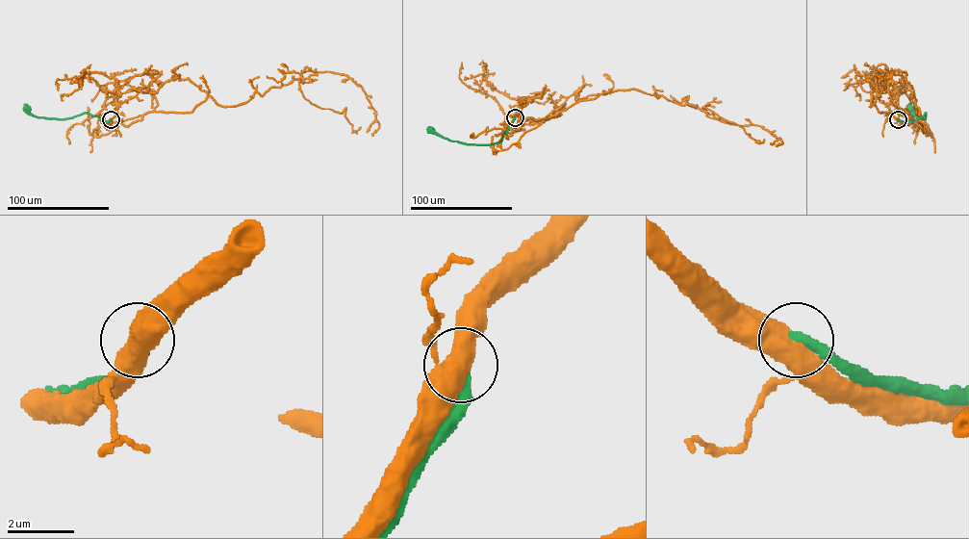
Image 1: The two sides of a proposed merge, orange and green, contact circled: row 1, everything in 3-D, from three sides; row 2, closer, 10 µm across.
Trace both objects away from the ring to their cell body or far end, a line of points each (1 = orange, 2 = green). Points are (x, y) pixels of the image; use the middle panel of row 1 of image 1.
1: (515, 117), (510, 129), (601, 93), (635, 89), (691, 104), (725, 122), (759, 125), (779, 139), (776, 145)
2: (515, 117), (502, 140), (489, 144), (450, 141), (430, 129)

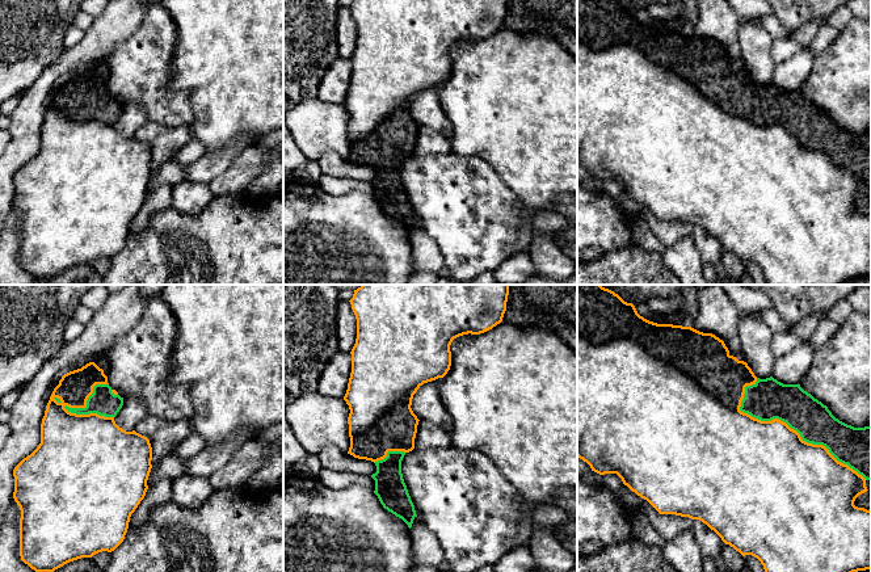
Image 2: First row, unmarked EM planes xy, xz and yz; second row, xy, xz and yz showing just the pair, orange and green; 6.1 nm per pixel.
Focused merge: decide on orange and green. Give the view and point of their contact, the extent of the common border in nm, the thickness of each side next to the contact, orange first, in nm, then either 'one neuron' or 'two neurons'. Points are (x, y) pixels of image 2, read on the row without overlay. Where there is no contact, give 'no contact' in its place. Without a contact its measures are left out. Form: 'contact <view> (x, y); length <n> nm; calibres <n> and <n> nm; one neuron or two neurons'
contact yz (792, 135); length 950 nm; calibres 500 and 240 nm; one neuron

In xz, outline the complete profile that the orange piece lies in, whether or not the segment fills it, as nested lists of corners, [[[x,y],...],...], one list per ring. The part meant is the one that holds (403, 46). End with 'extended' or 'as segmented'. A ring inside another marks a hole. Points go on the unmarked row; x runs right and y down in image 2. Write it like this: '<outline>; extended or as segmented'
[[[353,0],[353,4],[349,7],[357,25],[357,45],[350,58],[352,79],[346,100],[344,102],[344,106],[350,115],[348,123],[350,153],[348,160],[353,161],[354,164],[366,165],[375,169],[376,178],[371,181],[371,184],[375,186],[374,199],[378,202],[383,214],[395,220],[396,223],[401,224],[409,235],[412,234],[413,226],[417,223],[417,220],[403,185],[401,167],[407,159],[415,155],[415,144],[420,127],[411,114],[413,101],[424,89],[443,84],[447,80],[451,72],[450,51],[454,45],[468,39],[484,39],[502,28],[504,20],[506,17],[508,1],[509,0]]]; extended

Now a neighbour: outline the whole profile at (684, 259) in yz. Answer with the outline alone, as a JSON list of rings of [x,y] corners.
[[[691,236],[666,247],[662,256],[665,265],[679,278],[681,285],[715,285],[703,276],[703,258]]]

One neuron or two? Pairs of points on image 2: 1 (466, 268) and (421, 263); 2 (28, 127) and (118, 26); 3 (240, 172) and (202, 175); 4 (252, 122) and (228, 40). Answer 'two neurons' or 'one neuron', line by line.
1: two neurons
2: one neuron
3: two neurons
4: one neuron

